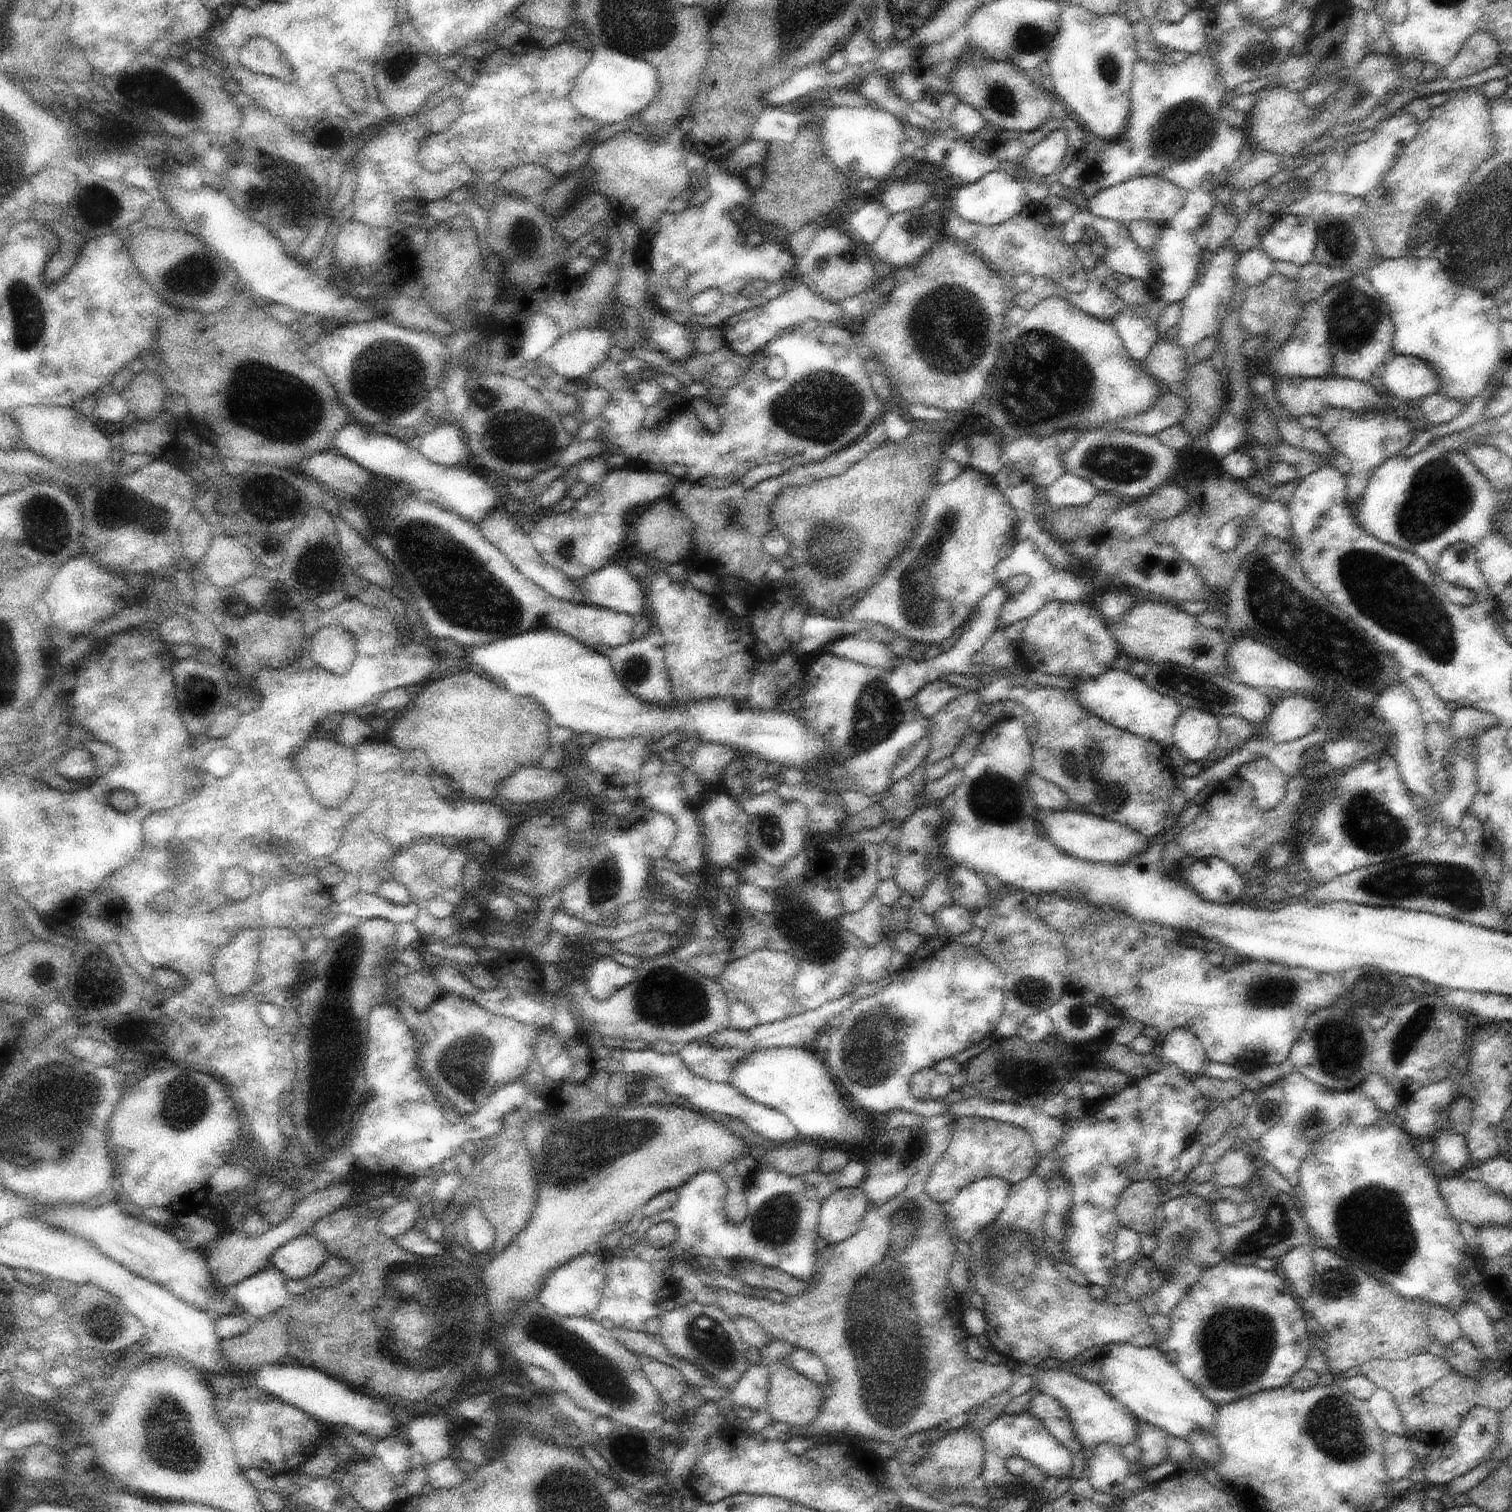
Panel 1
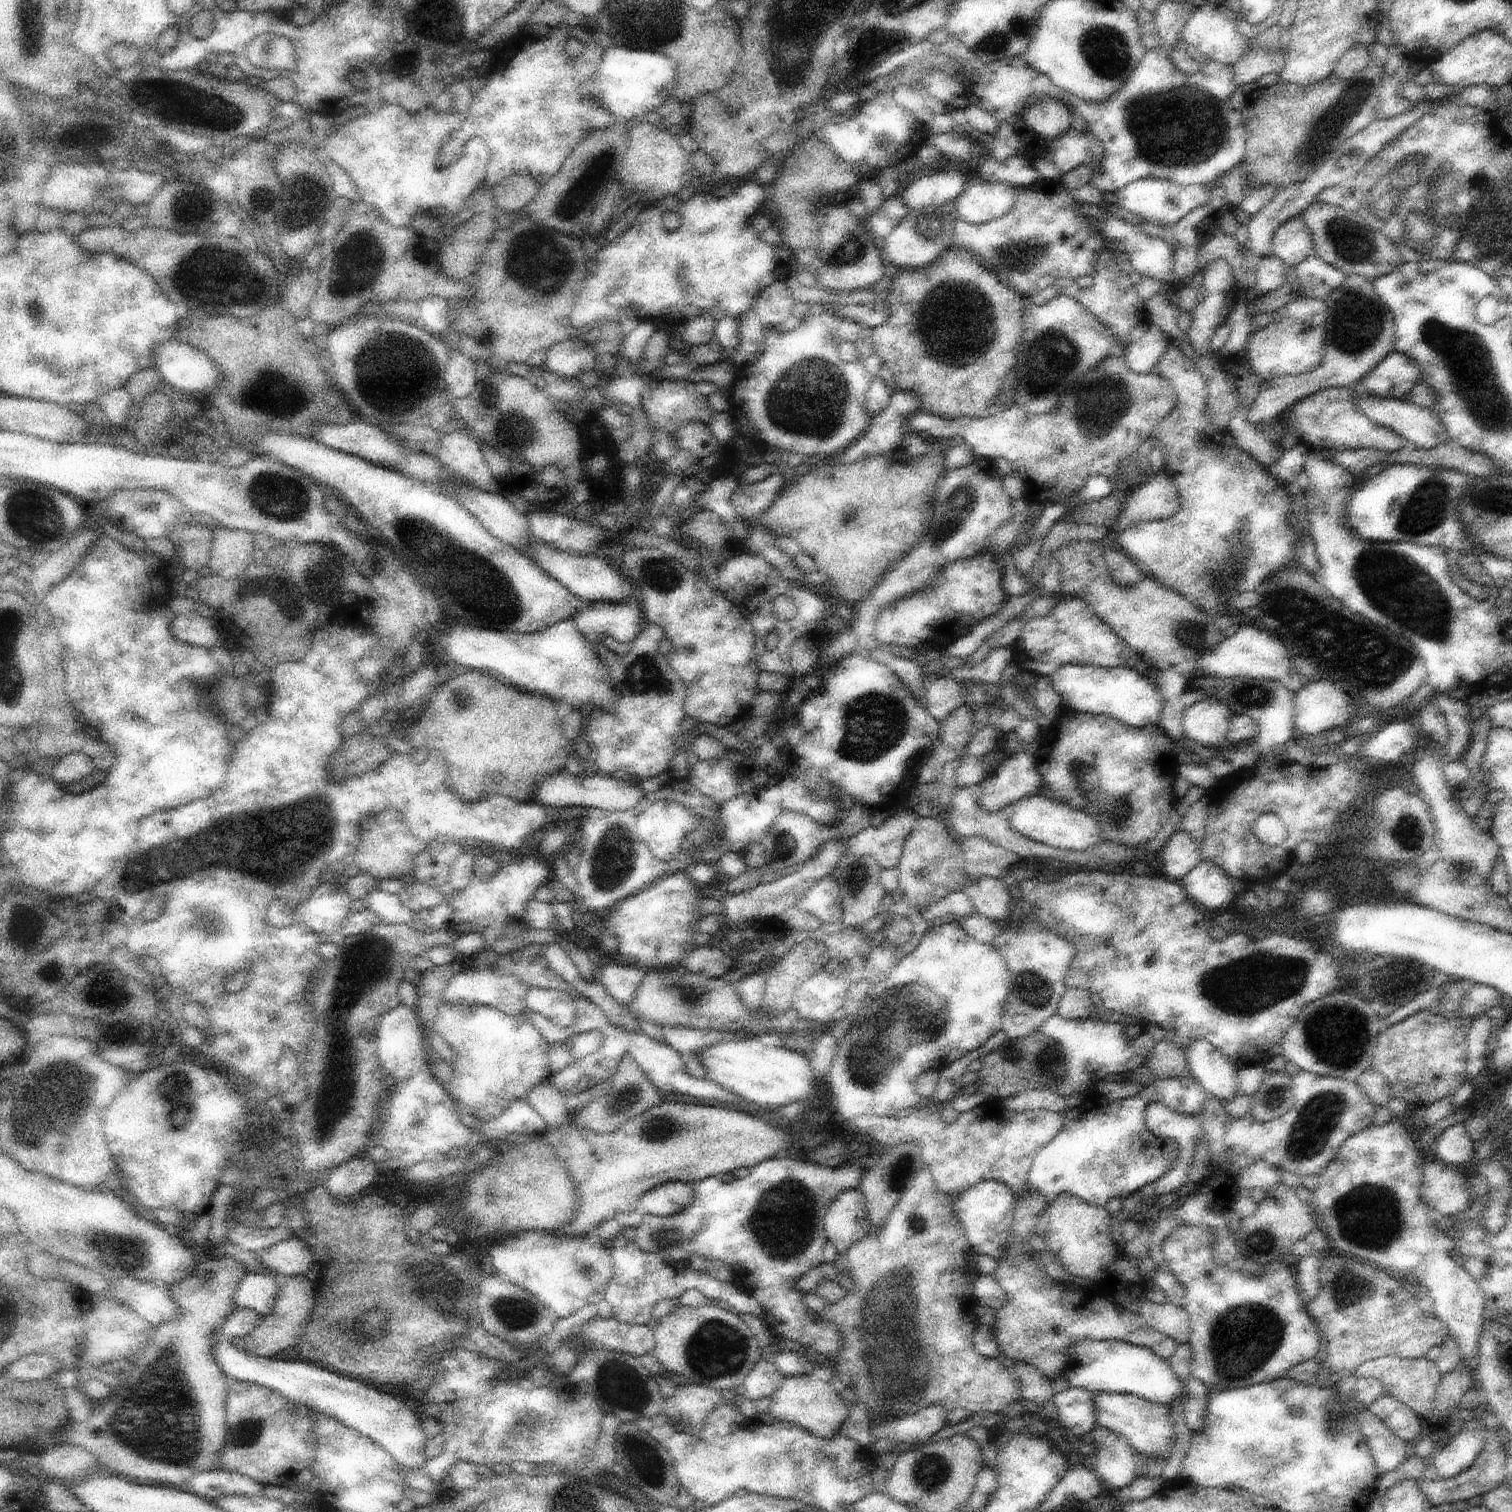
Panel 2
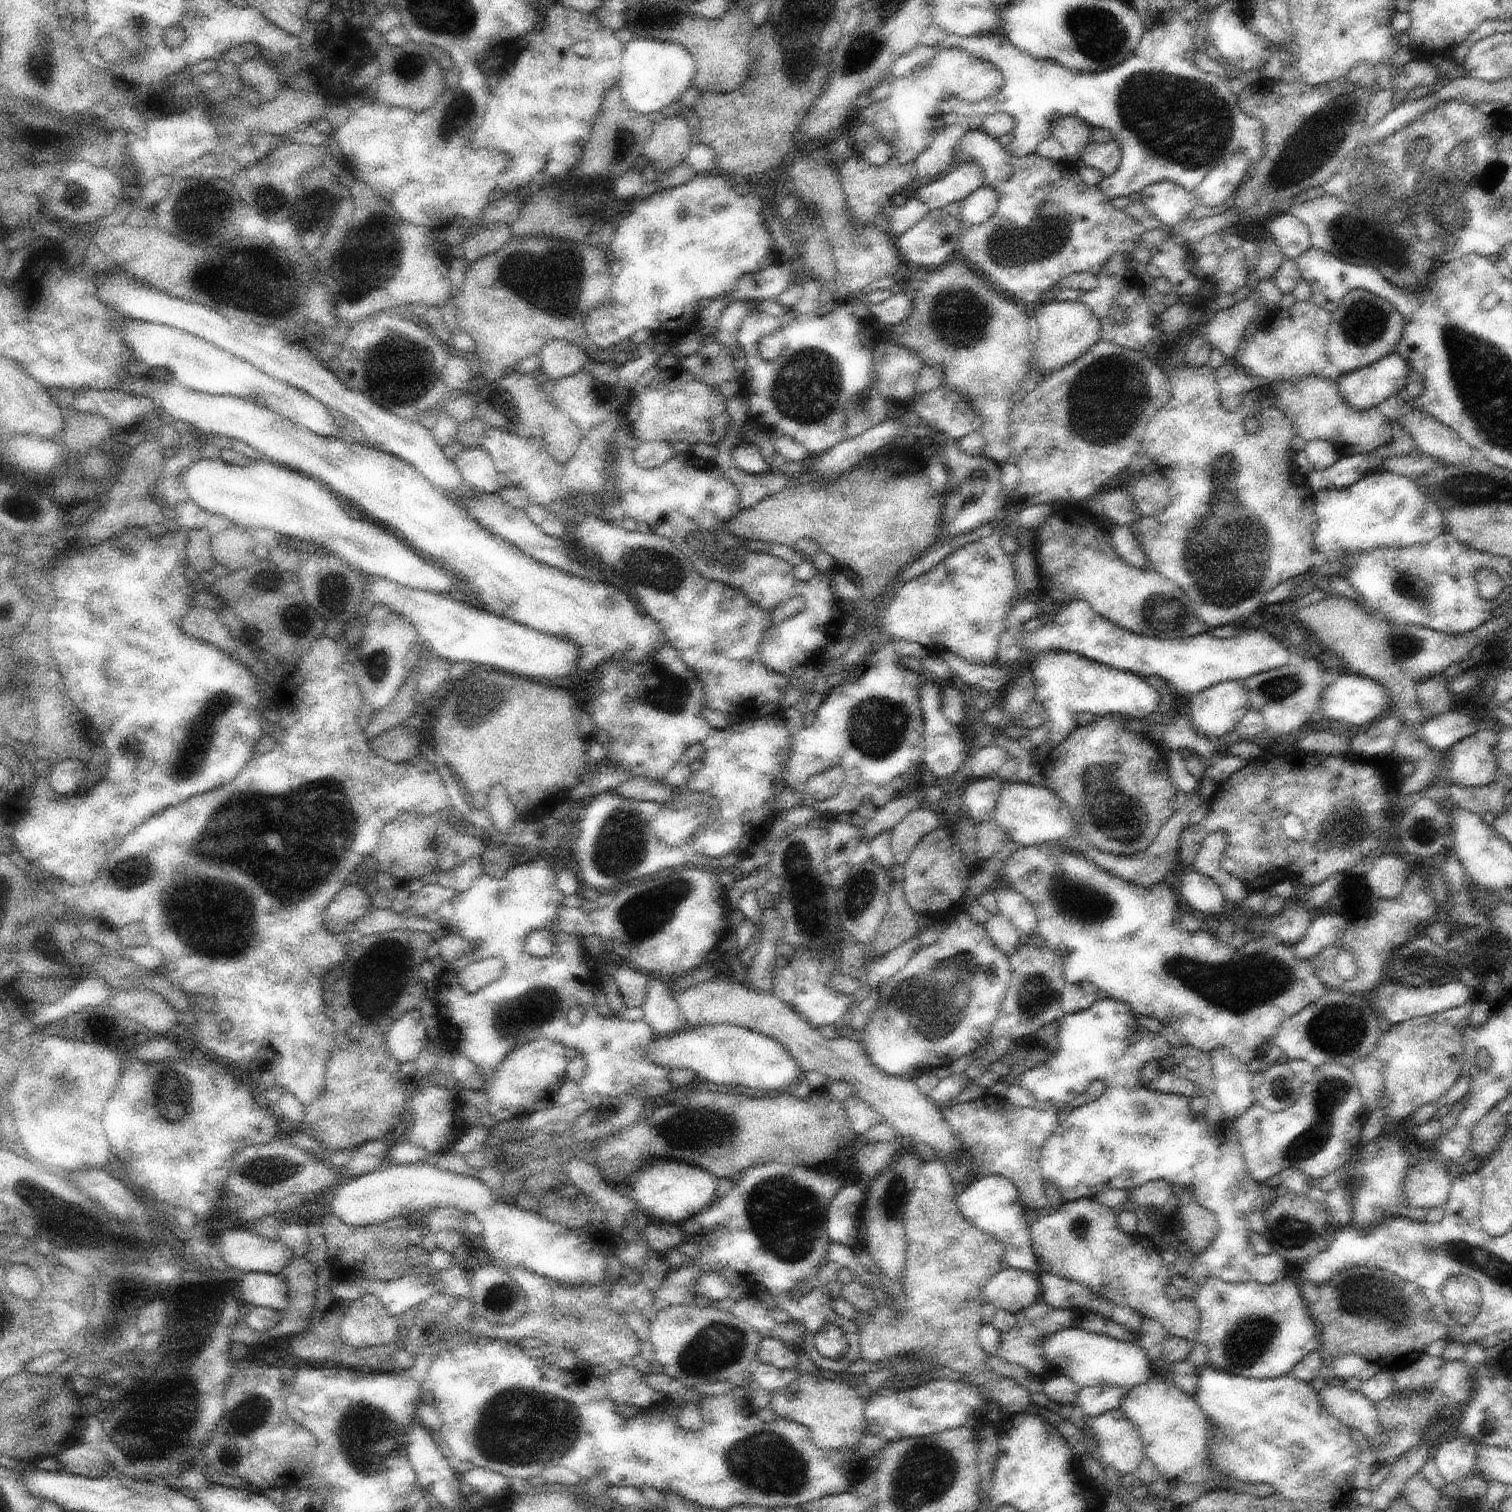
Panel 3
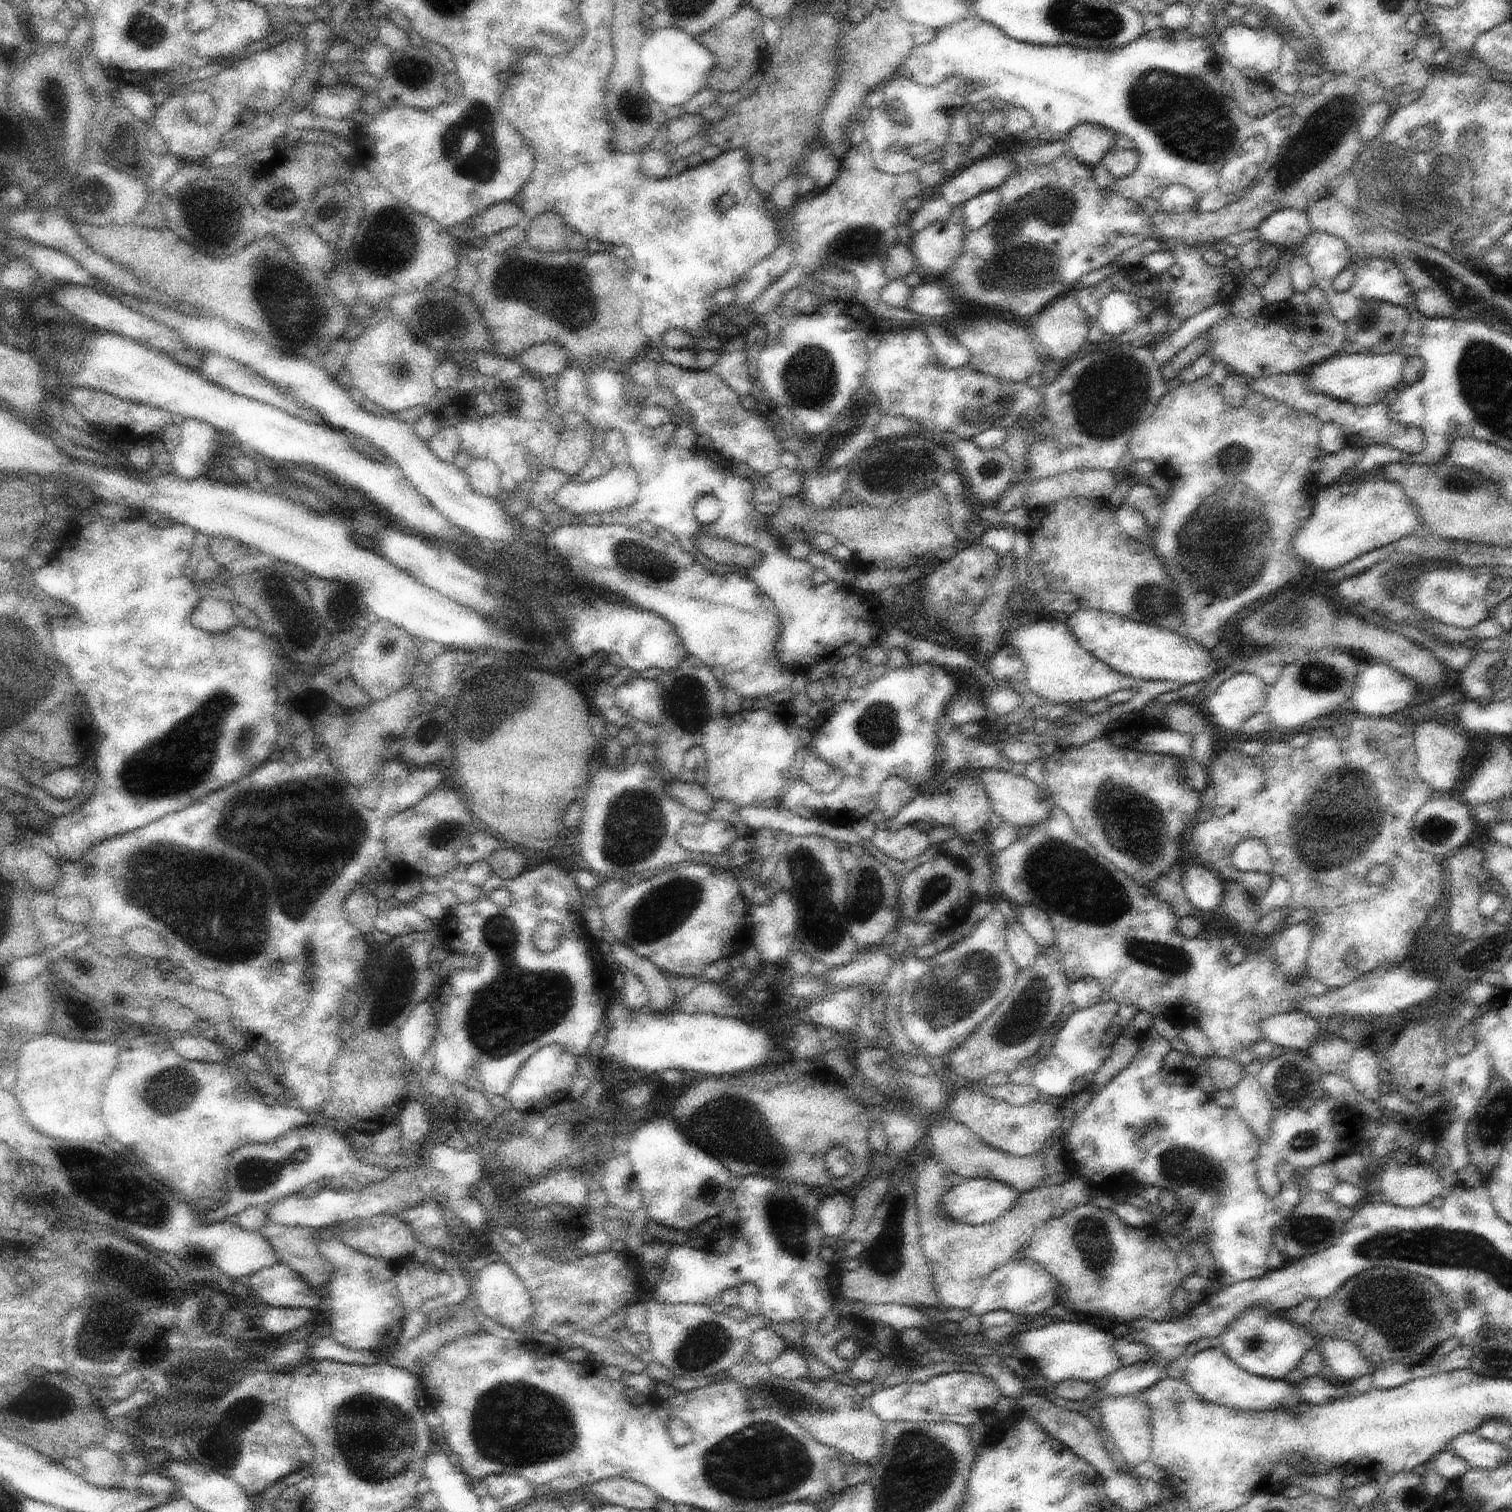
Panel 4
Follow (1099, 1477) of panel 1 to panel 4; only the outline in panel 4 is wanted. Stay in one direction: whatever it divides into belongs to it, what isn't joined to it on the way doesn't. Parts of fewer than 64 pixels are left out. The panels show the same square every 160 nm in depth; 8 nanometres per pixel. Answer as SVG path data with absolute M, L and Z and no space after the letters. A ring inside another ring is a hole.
M1146 1391L1131 1395L1106 1395L1097 1401L1099 1413L1102 1415L1103 1424L1112 1436L1116 1448L1121 1452L1128 1466L1150 1460L1153 1445L1153 1424L1151 1424L1151 1408L1146 1404Z

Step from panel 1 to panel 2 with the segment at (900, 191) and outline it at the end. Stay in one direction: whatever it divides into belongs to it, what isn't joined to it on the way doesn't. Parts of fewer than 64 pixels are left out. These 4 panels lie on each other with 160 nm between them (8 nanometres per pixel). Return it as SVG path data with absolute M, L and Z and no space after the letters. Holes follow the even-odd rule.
M961 170L936 172L918 182L911 182L900 192L900 198L911 209L924 209L931 205L942 207L964 192L970 177Z

